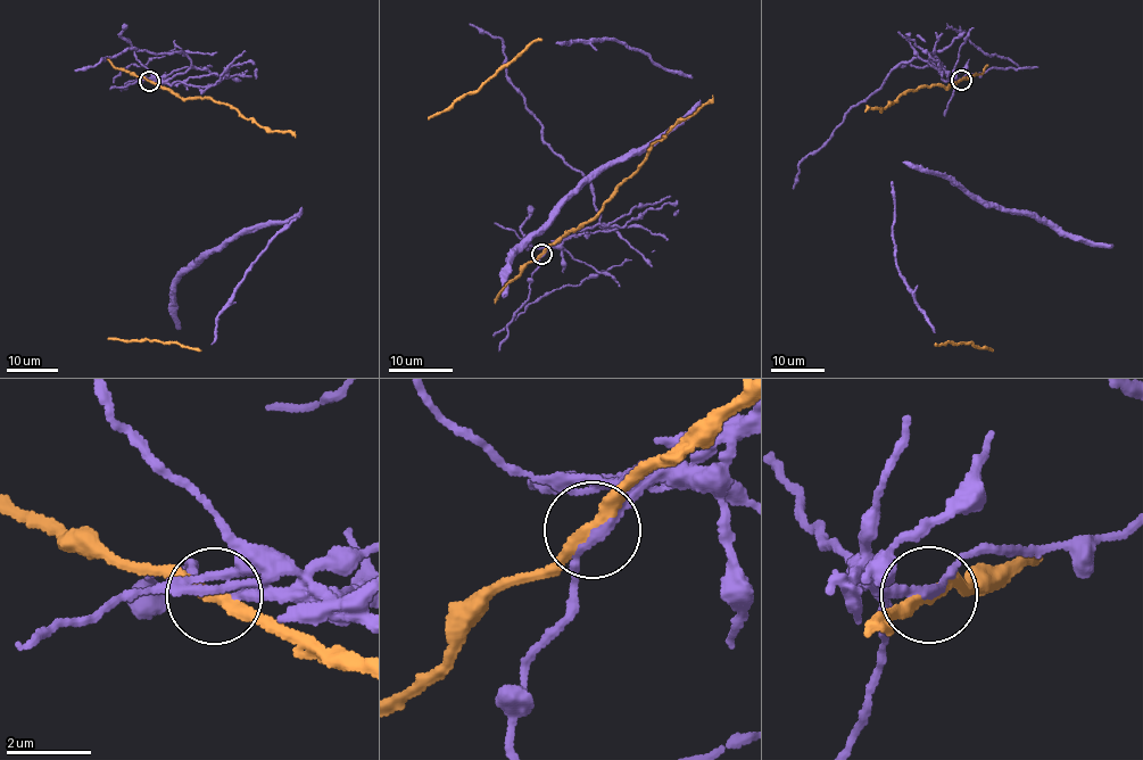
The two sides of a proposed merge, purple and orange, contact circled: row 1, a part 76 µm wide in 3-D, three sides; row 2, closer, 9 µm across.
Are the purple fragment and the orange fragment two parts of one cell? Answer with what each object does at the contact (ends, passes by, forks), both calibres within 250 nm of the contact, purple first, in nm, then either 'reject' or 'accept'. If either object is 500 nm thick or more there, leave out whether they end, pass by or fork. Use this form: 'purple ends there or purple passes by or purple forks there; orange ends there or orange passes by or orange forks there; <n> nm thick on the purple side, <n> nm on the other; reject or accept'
purple passes by; orange passes by; 190 nm thick on the purple side, 260 nm on the other; reject

